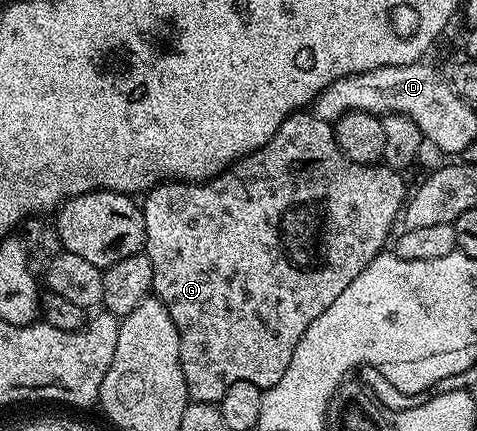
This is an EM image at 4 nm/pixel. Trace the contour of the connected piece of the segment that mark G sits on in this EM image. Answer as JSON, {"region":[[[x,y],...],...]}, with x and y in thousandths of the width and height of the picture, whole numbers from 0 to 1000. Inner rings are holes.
{"region":[[[621,262],[585,292],[558,336],[484,381],[451,413],[415,425],[344,420],[306,445],[302,462],[308,464],[298,464],[296,478],[304,503],[304,589],[321,615],[321,684],[354,717],[354,735],[363,735],[363,754],[371,754],[379,865],[388,865],[392,912],[407,933],[457,937],[459,926],[472,921],[472,903],[497,884],[530,884],[530,893],[553,903],[589,884],[589,865],[606,856],[614,810],[623,810],[623,791],[631,791],[639,763],[648,763],[652,747],[723,680],[732,652],[740,652],[740,643],[805,580],[803,561],[828,508],[832,517],[839,506],[857,452],[857,434],[845,427],[845,413],[839,399],[809,383],[742,378],[706,336],[696,288],[650,262]]]}

